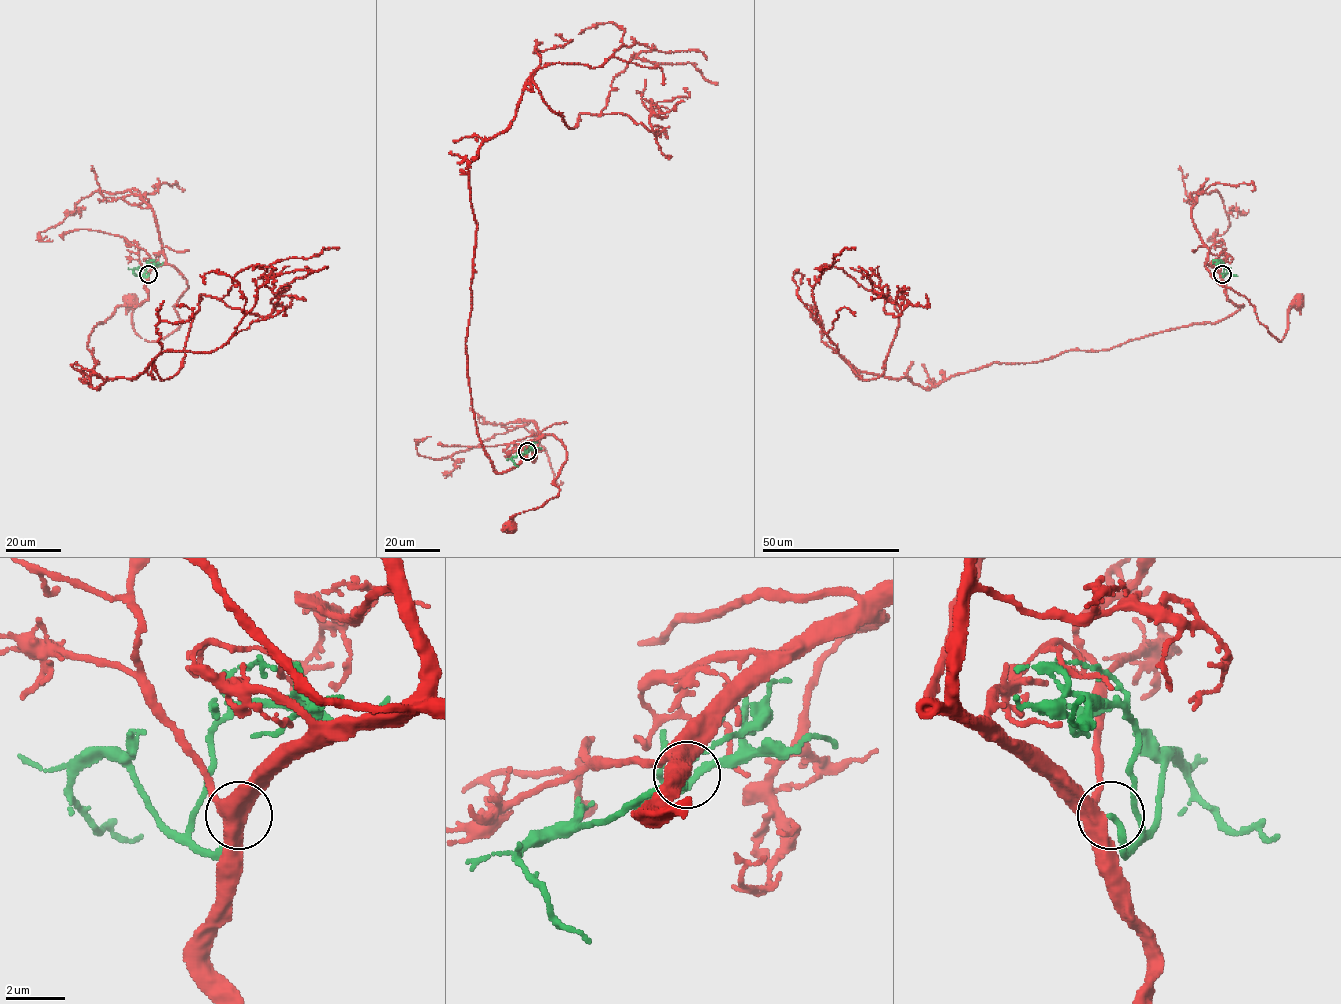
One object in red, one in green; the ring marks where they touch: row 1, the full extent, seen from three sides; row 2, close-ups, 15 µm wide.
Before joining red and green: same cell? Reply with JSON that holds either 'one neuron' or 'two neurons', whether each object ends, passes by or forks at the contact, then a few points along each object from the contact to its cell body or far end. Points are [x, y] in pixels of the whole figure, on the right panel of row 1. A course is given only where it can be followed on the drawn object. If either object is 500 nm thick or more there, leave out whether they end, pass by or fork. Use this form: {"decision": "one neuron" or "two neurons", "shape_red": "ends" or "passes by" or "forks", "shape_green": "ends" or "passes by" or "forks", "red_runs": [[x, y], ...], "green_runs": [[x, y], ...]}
{"decision": "one neuron", "shape_red": "forks", "shape_green": "ends", "red_runs": [[1221, 273], [1205, 264], [1221, 285], [1255, 307], [1258, 320], [1280, 342], [1288, 310], [1298, 300]], "green_runs": [[1222, 273], [1223, 277], [1224, 266], [1218, 265], [1219, 262]]}

